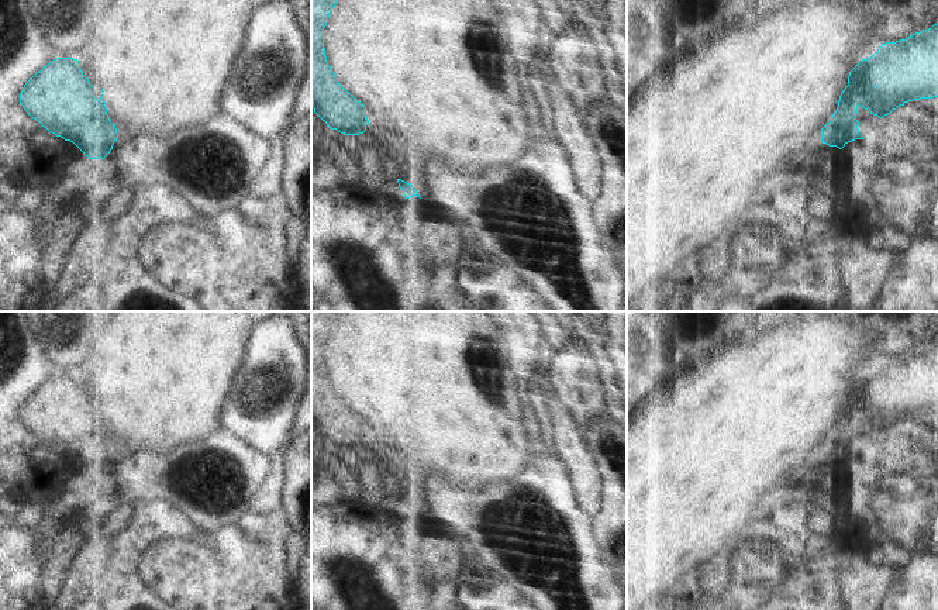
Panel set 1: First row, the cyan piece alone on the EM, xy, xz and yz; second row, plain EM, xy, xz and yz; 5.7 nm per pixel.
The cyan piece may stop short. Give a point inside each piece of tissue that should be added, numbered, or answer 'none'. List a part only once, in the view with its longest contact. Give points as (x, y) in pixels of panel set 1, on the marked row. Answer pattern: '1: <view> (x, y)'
none

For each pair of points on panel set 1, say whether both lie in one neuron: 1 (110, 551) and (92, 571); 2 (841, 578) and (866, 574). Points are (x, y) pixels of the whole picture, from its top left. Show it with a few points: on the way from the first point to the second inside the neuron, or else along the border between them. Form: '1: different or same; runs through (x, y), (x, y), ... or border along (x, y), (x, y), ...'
1: same; runs through (107, 555), (96, 567)
2: different; border along (859, 558), (854, 567), (852, 588), (847, 595)

